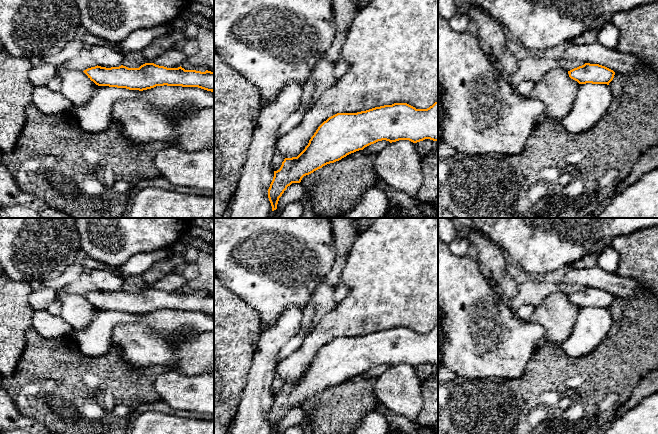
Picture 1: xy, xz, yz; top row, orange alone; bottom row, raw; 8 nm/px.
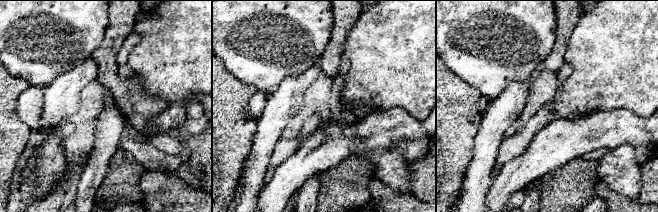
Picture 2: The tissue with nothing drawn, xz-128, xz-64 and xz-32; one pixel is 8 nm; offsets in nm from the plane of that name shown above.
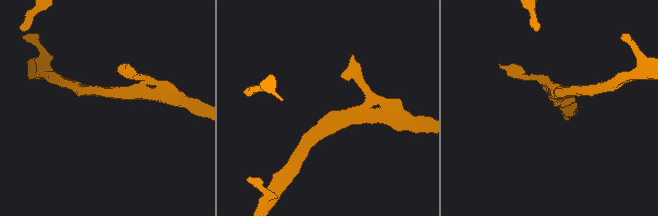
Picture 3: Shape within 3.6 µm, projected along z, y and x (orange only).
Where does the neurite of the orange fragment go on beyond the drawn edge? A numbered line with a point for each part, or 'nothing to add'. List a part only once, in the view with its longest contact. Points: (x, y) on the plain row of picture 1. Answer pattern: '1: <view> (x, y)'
nothing to add

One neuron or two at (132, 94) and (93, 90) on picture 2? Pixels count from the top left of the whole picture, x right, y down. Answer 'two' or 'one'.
two

